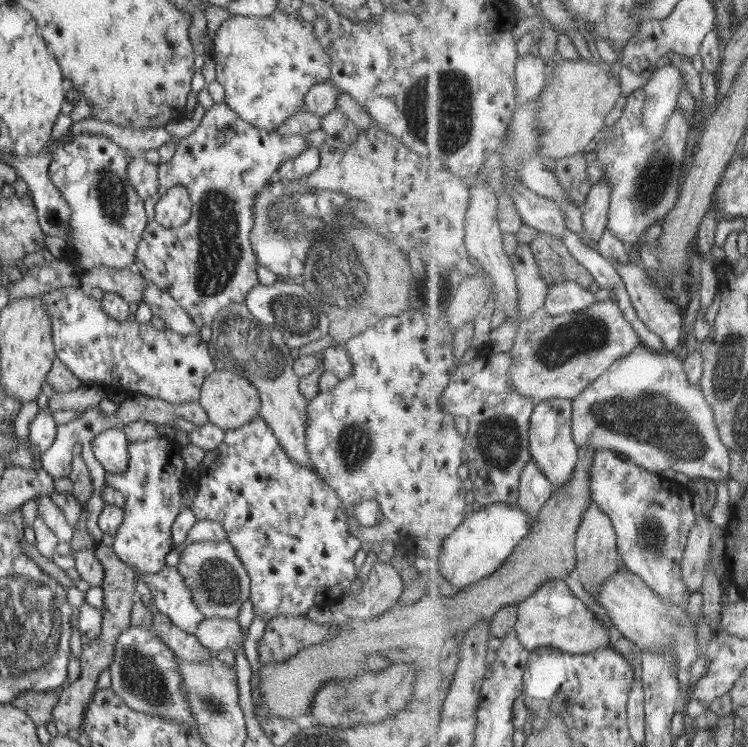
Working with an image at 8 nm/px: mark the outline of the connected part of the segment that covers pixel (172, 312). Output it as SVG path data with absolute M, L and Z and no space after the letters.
M147 281L144 290L144 302L150 306L154 316L165 322L165 326L181 335L198 335L205 337L204 330L195 326L190 315L182 308L176 300L166 294L164 290L156 288L152 282Z

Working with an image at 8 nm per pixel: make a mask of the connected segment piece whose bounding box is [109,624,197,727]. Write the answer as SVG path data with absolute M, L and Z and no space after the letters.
M131 624L114 644L114 662L109 668L111 690L134 711L163 716L180 724L196 727L197 720L190 712L188 700L180 688L182 676L178 672L178 662L174 660L174 656L154 630Z

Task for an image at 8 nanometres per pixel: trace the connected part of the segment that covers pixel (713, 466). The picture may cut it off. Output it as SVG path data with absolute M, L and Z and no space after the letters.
M642 344L636 351L628 356L621 358L613 367L600 379L595 380L583 393L575 399L575 437L577 442L582 447L588 445L596 446L599 450L614 449L622 455L630 458L634 462L649 468L651 471L662 474L663 470L673 468L676 471L683 472L688 475L692 480L699 479L714 479L716 482L723 481L724 479L732 478L732 450L731 446L726 444L724 437L722 437L721 428L717 421L717 414L708 400L707 394L703 390L702 383L696 384L691 381L689 372L685 365L685 358L681 351L674 352L670 349L657 350L652 346Z

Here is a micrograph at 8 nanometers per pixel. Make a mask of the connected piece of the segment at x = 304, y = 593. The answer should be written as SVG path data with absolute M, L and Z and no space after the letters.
M260 416L252 419L248 424L236 430L226 430L222 442L212 450L205 451L205 456L197 466L198 469L198 491L193 499L191 509L194 511L198 520L215 520L222 524L227 532L227 539L234 547L238 558L242 561L248 576L250 577L251 596L250 600L253 604L255 616L261 616L264 622L270 622L272 618L278 615L294 615L306 616L306 613L312 606L320 606L337 602L343 593L349 588L357 577L356 567L354 565L355 554L362 546L361 540L351 533L349 520L354 517L356 522L364 527L378 525L383 519L383 512L379 508L379 504L374 499L359 502L353 511L353 516L347 516L347 511L342 506L340 497L336 491L314 471L314 469L306 469L293 461L281 447L280 442L274 437L272 429L268 423Z

